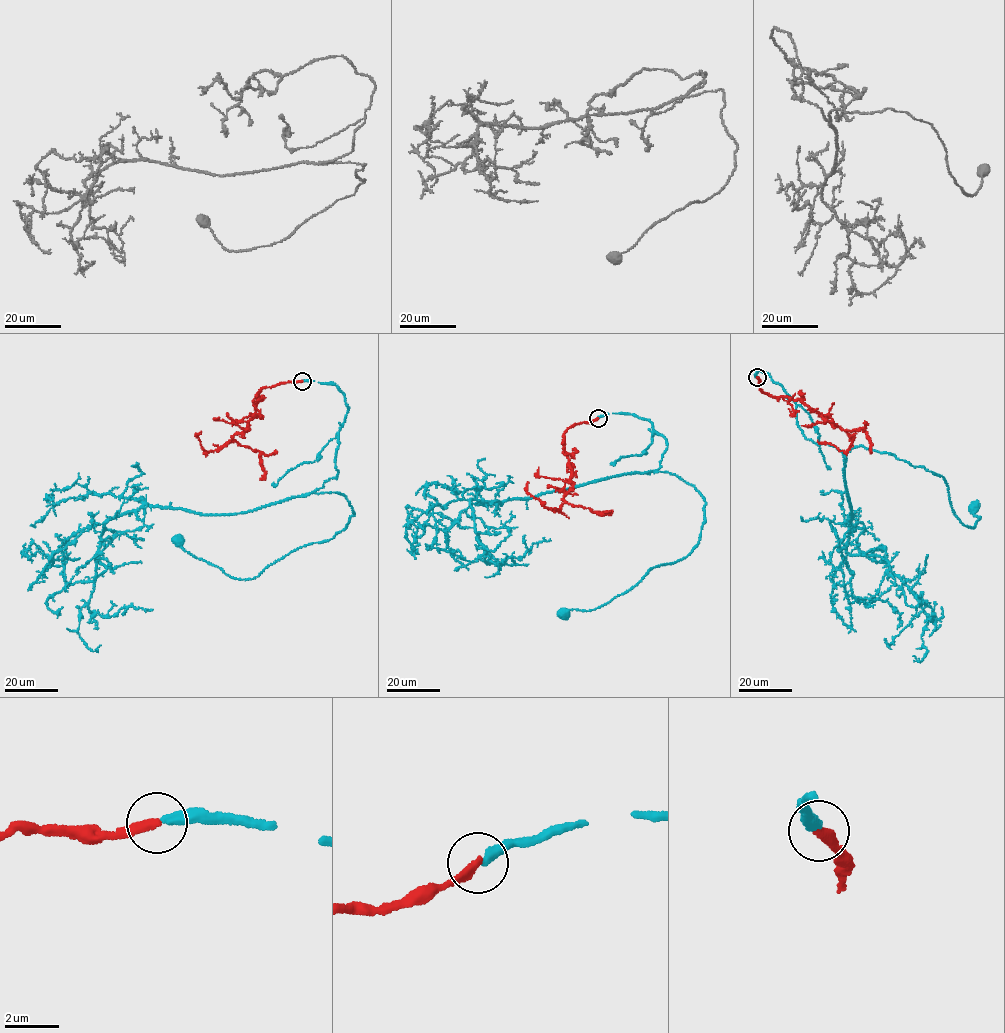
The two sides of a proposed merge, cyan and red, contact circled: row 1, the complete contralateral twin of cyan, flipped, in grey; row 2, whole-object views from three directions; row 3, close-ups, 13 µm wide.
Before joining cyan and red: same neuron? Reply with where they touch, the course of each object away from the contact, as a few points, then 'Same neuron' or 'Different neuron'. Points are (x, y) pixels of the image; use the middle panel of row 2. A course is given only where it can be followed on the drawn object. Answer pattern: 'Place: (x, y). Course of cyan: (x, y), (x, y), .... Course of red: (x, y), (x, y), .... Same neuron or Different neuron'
Place: (598, 418). Course of cyan: (598, 418), (652, 423), (667, 444), (653, 471), (694, 486), (705, 521), (687, 556), (564, 614). Course of red: (597, 418), (574, 423), (564, 434), (572, 488), (559, 509), (545, 507), (527, 492), (528, 481). Same neuron

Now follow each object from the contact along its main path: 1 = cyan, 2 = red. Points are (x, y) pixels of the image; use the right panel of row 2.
1: (757, 376), (782, 386), (804, 437), (844, 458), (862, 445), (924, 467), (972, 528), (974, 507)
2: (757, 377), (759, 389), (763, 392), (801, 400), (851, 438), (846, 451), (817, 440)

